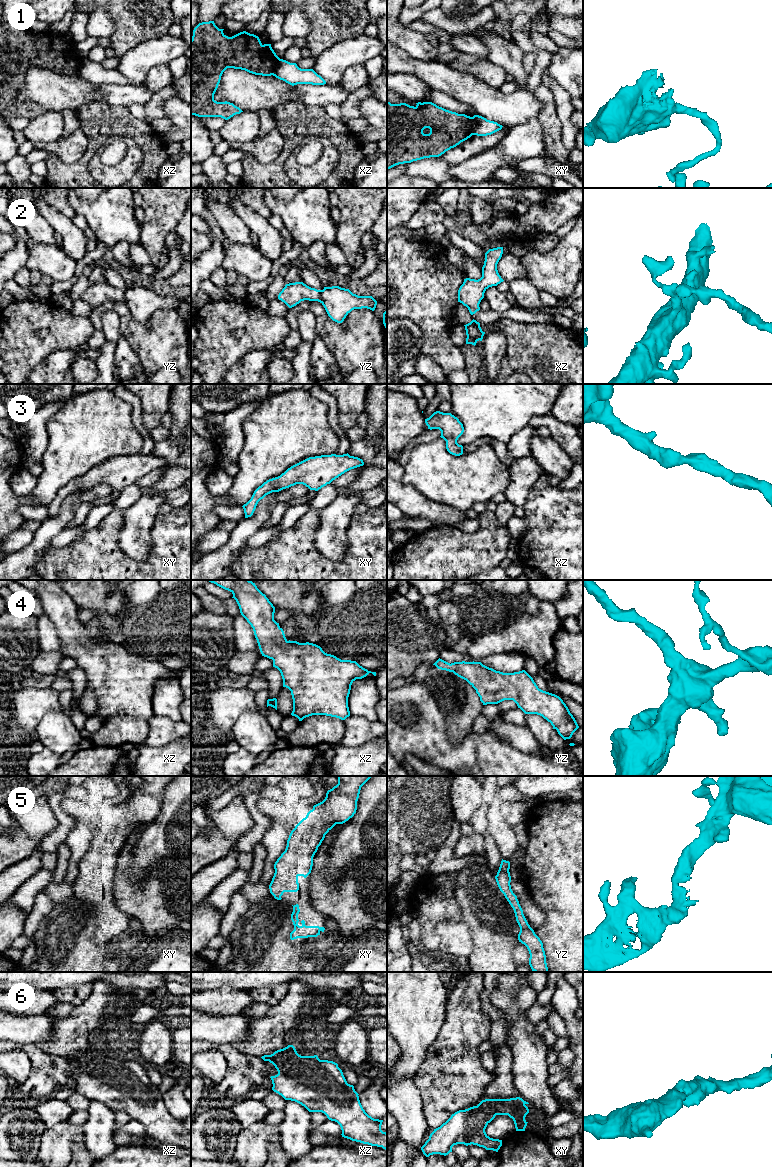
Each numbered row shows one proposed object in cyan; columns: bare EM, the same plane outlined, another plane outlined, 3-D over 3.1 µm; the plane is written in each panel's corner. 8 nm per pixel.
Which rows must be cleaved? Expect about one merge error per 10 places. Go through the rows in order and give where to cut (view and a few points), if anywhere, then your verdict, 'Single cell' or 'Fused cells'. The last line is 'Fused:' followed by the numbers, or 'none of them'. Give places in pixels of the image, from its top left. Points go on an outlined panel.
1: Split along xy (471, 117), (471, 132), (473, 134). Fused cells
2: No split. Single cell
3: No split. Single cell
4: No split. Single cell
5: No split. Single cell
6: No split. Single cell
Fused: 1

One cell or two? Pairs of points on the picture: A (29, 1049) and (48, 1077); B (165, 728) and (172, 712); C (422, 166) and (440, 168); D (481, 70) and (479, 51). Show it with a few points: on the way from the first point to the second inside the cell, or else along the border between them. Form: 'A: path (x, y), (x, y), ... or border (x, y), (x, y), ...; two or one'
A: path (36, 1056), (48, 1070); one
B: border (154, 714), (180, 721); two
C: path (426, 167), (436, 168); one
D: border (460, 51), (487, 59); two

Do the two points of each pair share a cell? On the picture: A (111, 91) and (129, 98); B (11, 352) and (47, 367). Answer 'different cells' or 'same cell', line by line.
A: same cell
B: different cells

